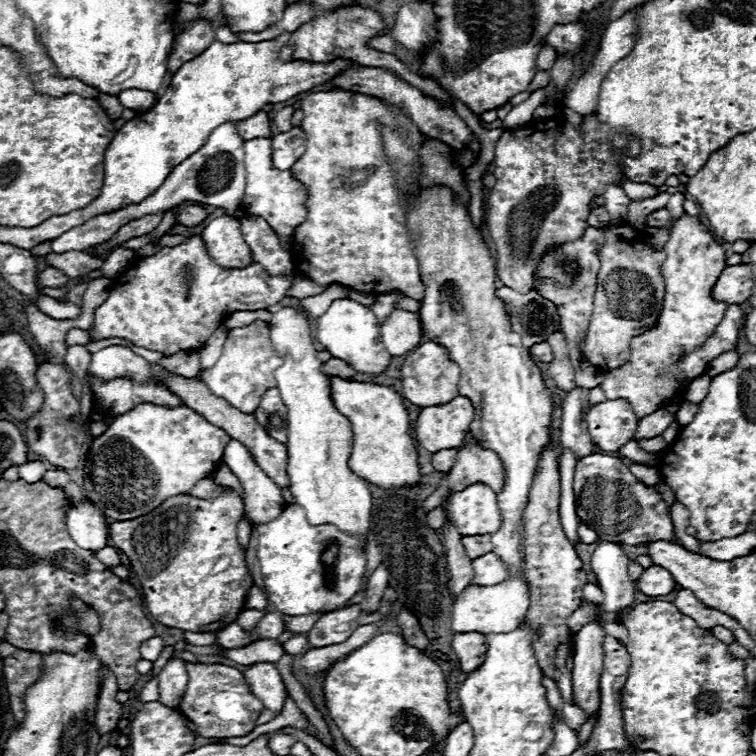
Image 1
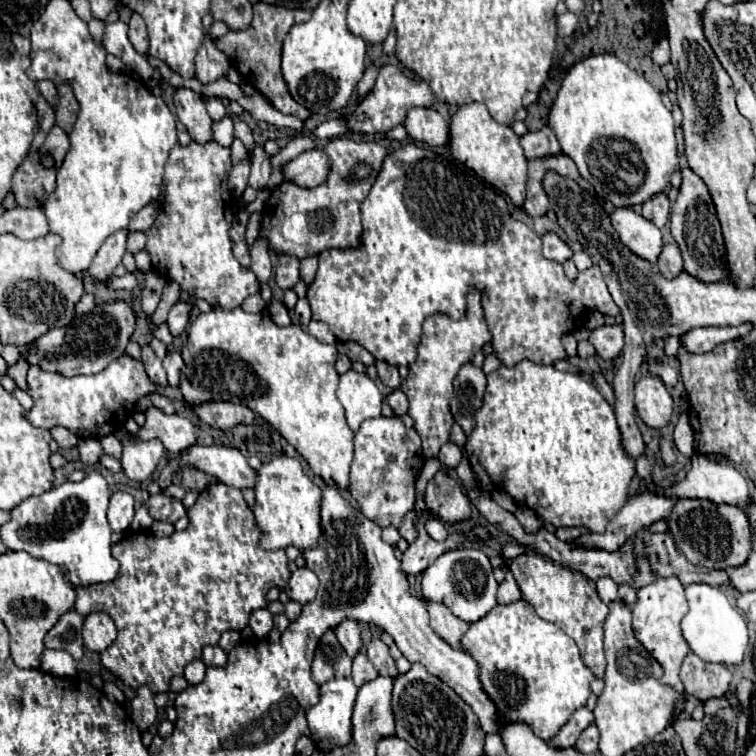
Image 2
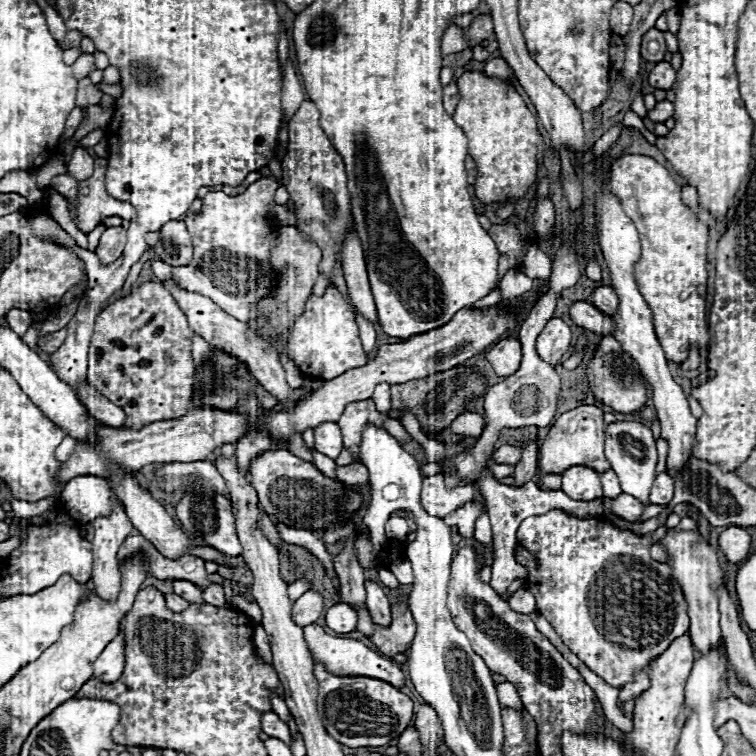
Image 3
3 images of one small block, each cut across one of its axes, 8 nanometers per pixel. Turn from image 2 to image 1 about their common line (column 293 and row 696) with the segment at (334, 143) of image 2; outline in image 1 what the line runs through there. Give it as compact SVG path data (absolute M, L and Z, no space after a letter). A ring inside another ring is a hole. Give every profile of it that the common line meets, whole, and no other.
M186 664L188 670L188 688L180 702L180 712L198 726L196 734L204 738L232 738L232 736L246 736L254 730L256 718L262 712L262 702L250 692L250 686L246 684L242 672L230 666L222 664Z

